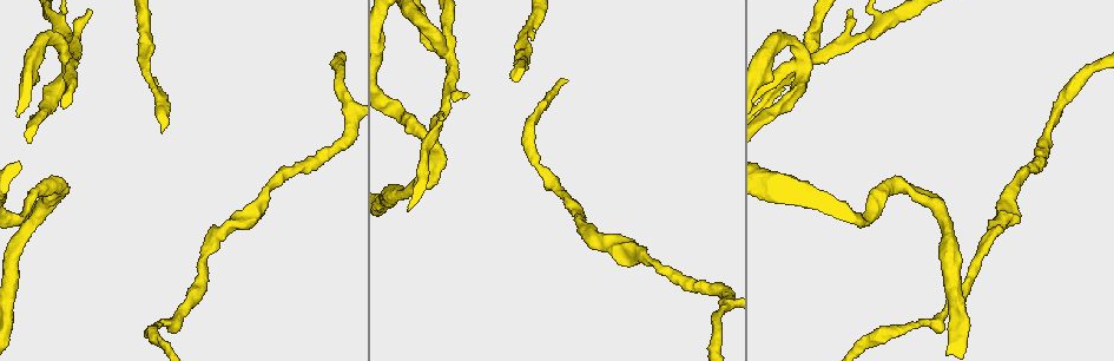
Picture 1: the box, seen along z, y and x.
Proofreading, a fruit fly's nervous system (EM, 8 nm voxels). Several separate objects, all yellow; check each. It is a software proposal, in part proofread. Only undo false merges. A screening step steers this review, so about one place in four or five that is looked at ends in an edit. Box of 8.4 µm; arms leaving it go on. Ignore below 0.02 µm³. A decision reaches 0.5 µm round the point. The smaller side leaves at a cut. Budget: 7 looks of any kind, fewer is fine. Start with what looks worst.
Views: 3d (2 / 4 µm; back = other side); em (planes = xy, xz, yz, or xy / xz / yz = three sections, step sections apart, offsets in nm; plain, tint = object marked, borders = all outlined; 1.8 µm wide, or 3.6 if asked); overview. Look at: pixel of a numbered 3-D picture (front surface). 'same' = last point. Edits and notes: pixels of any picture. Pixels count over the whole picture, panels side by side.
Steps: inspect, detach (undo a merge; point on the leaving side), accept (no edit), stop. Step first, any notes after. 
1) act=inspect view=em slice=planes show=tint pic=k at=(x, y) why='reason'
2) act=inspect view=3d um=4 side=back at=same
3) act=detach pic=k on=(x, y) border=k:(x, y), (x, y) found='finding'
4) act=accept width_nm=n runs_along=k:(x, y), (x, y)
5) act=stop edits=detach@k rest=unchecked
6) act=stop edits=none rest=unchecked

act=inspect view=3d um=4 pic=1 at=(807, 62) why='four or more arms meet'

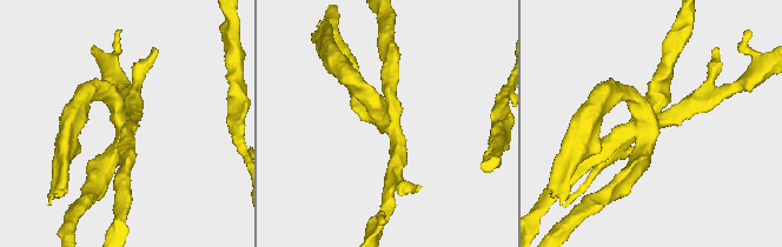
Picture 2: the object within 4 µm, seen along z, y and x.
act=inspect view=em slice=planes show=tint pic=2 at=(650, 122) arms=4 why='shape alone is not enough'

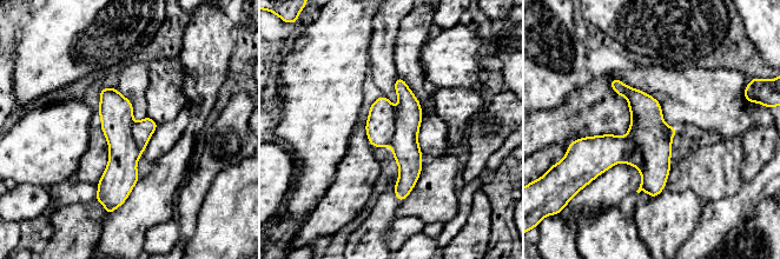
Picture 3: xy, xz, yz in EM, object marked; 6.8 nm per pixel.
act=detach pic=3 on=(404, 145) border=3:(396, 111), (395, 134), (389, 145) found='a second neuron is stuck on'

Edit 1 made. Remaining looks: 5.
act=inspect view=overview

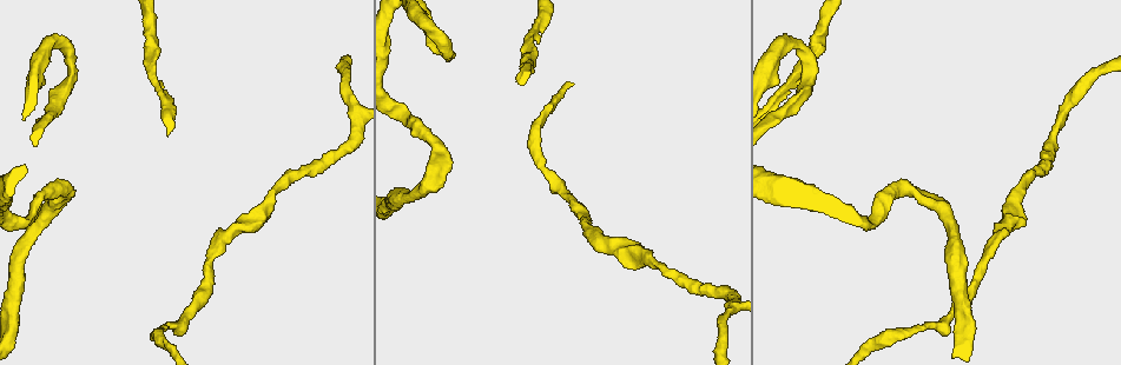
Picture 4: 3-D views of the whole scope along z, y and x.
act=inspect view=3d um=2 pic=4 at=(57, 188)

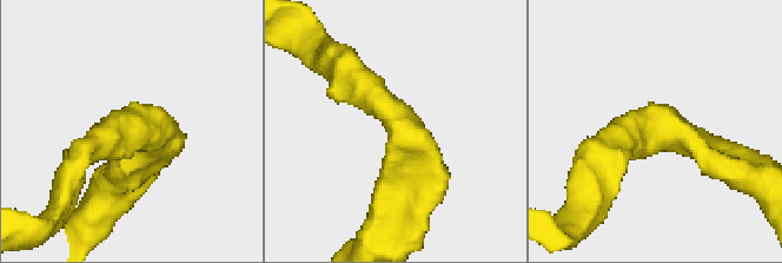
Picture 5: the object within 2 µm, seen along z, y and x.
act=inspect view=em slice=yz step=16 show=tint pic=5 at=(652, 129)

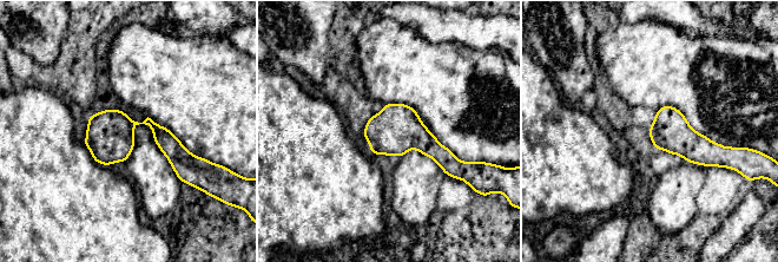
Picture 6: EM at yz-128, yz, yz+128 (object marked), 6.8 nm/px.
act=inspect view=em slice=planes show=borders at=same why='another direction'

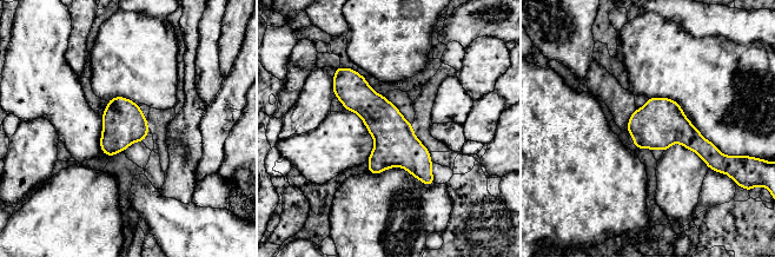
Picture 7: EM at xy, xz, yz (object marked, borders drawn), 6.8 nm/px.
act=accept runs_along=7:(344, 72), (430, 182) found='one neuron here'

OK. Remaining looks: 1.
act=stop edits=detach@3 rest=unchecked

